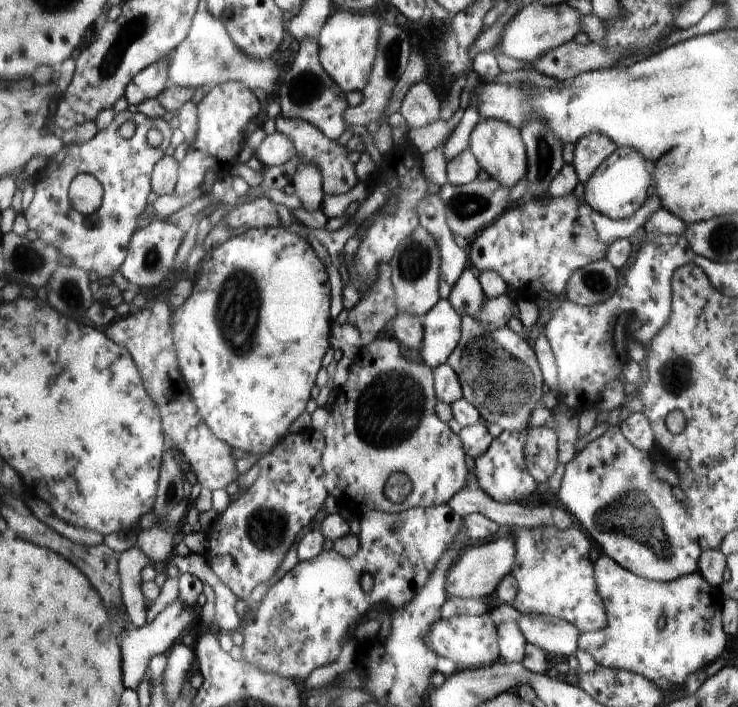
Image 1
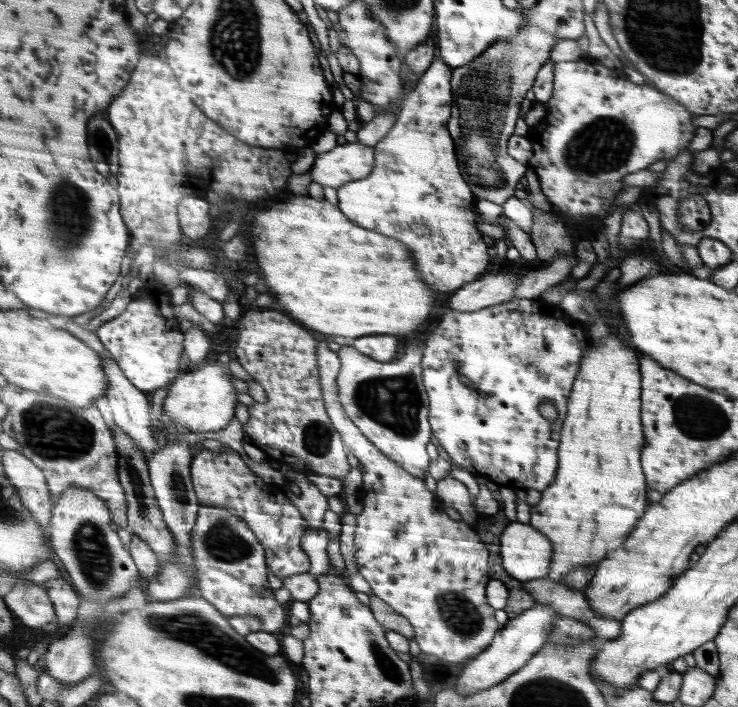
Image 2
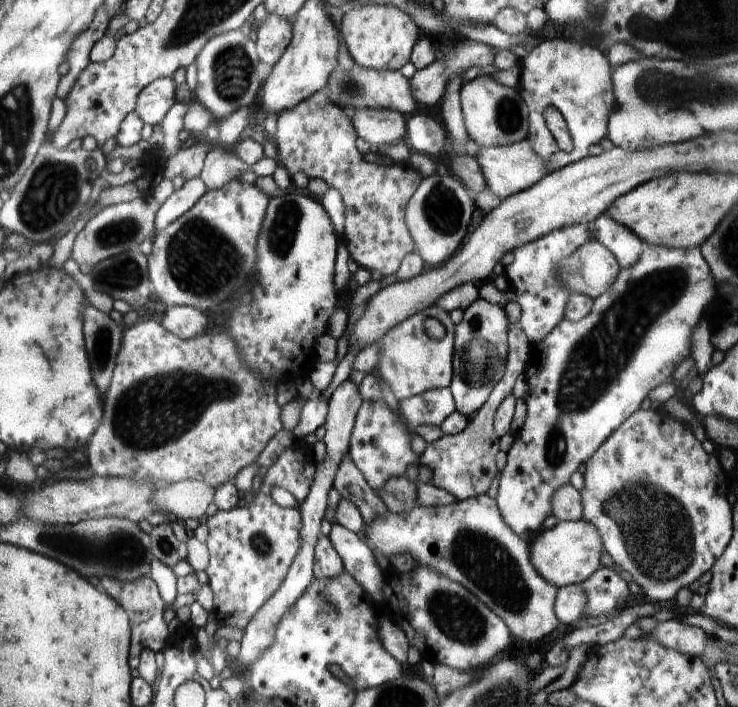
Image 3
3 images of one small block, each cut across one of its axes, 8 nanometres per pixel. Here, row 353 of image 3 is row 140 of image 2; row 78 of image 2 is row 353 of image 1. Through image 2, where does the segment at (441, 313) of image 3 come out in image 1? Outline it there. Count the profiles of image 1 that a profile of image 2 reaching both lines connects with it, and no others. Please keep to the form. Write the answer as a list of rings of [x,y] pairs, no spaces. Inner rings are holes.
[[[441,298],[439,306],[423,318],[423,326],[425,338],[421,358],[431,370],[437,370],[439,366],[451,362],[451,354],[455,354],[463,342],[463,316],[449,300]]]

